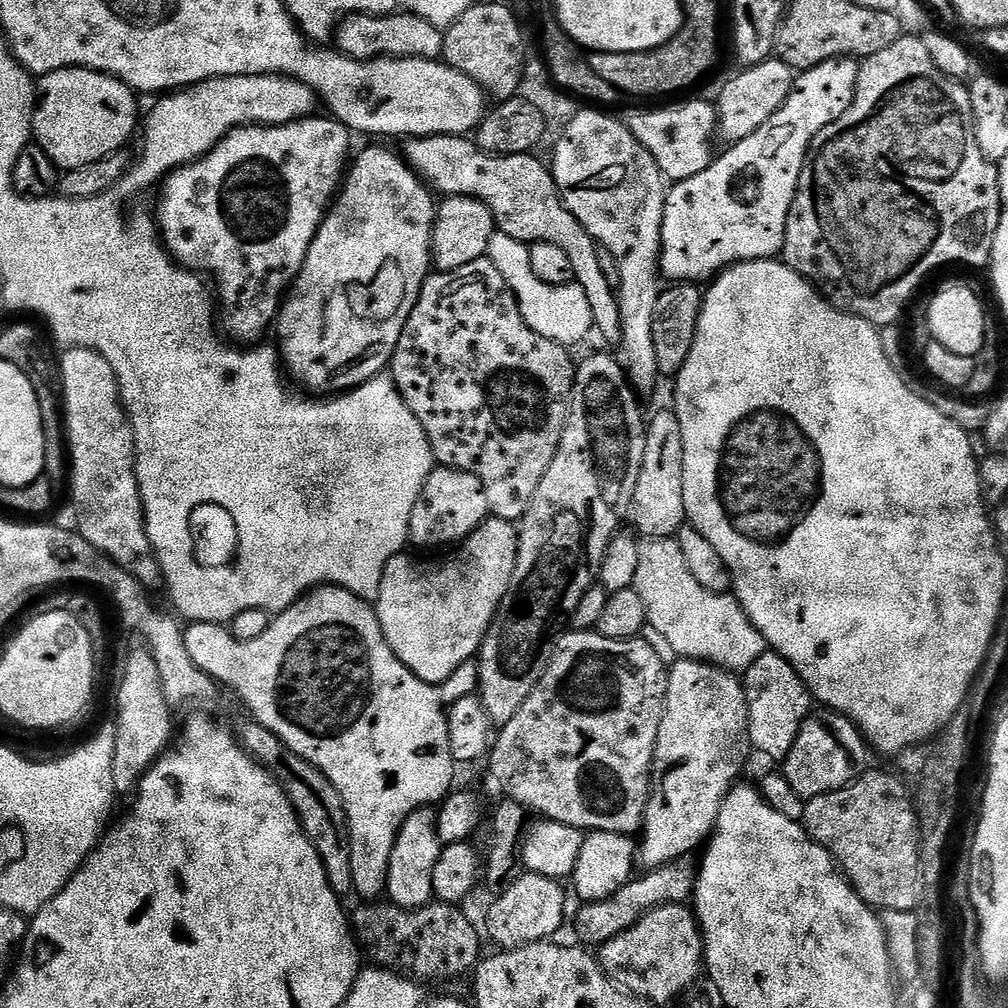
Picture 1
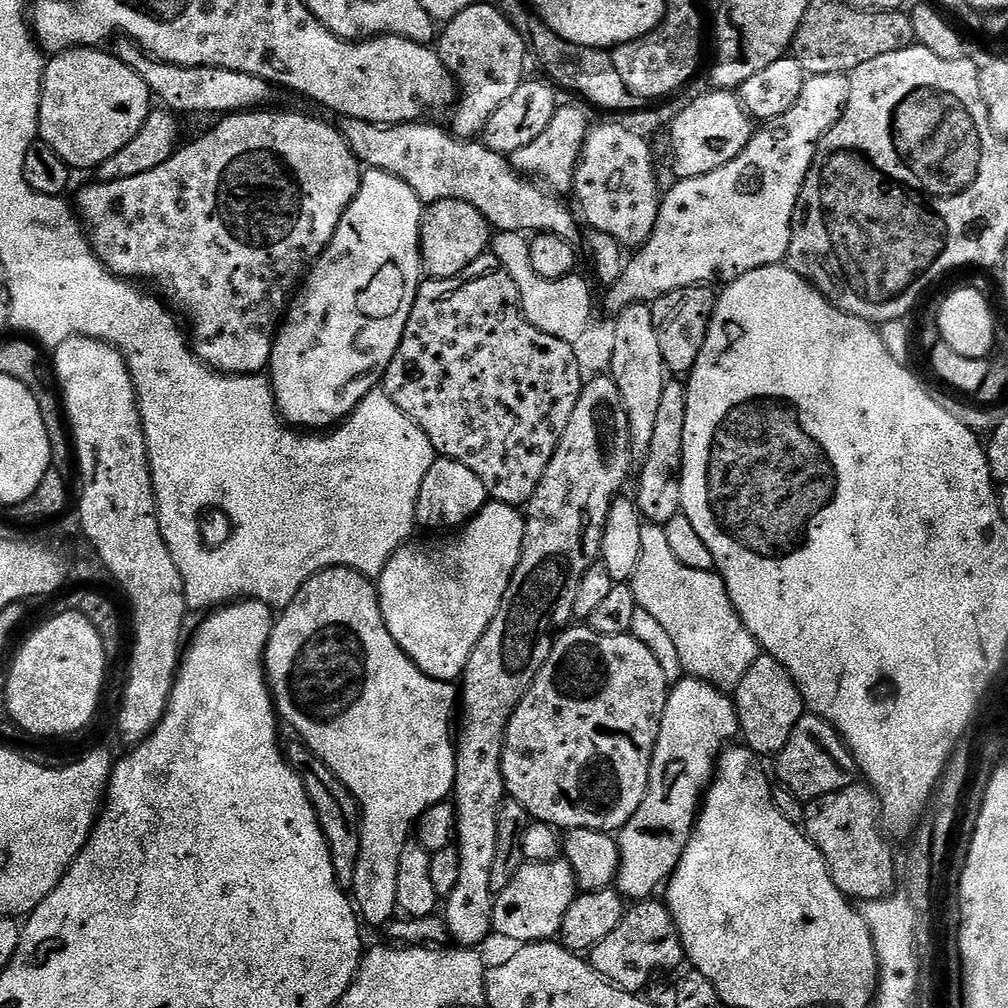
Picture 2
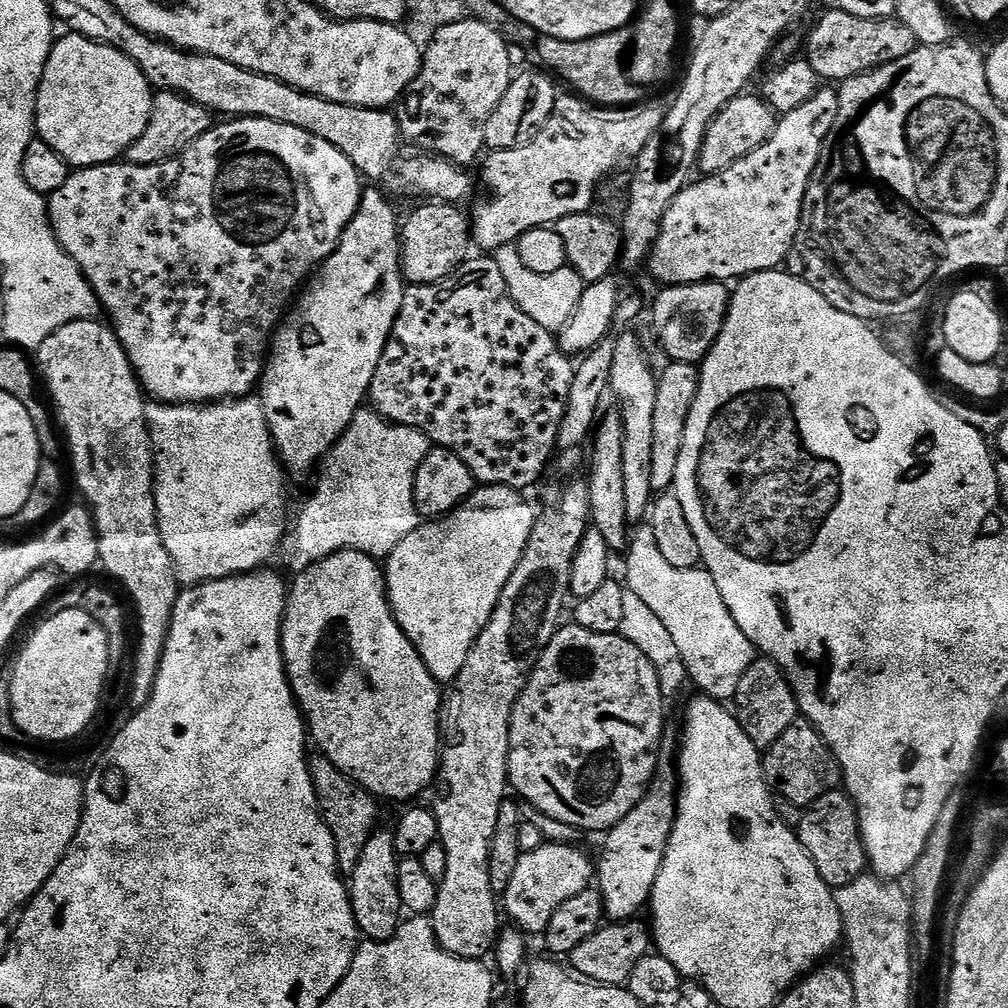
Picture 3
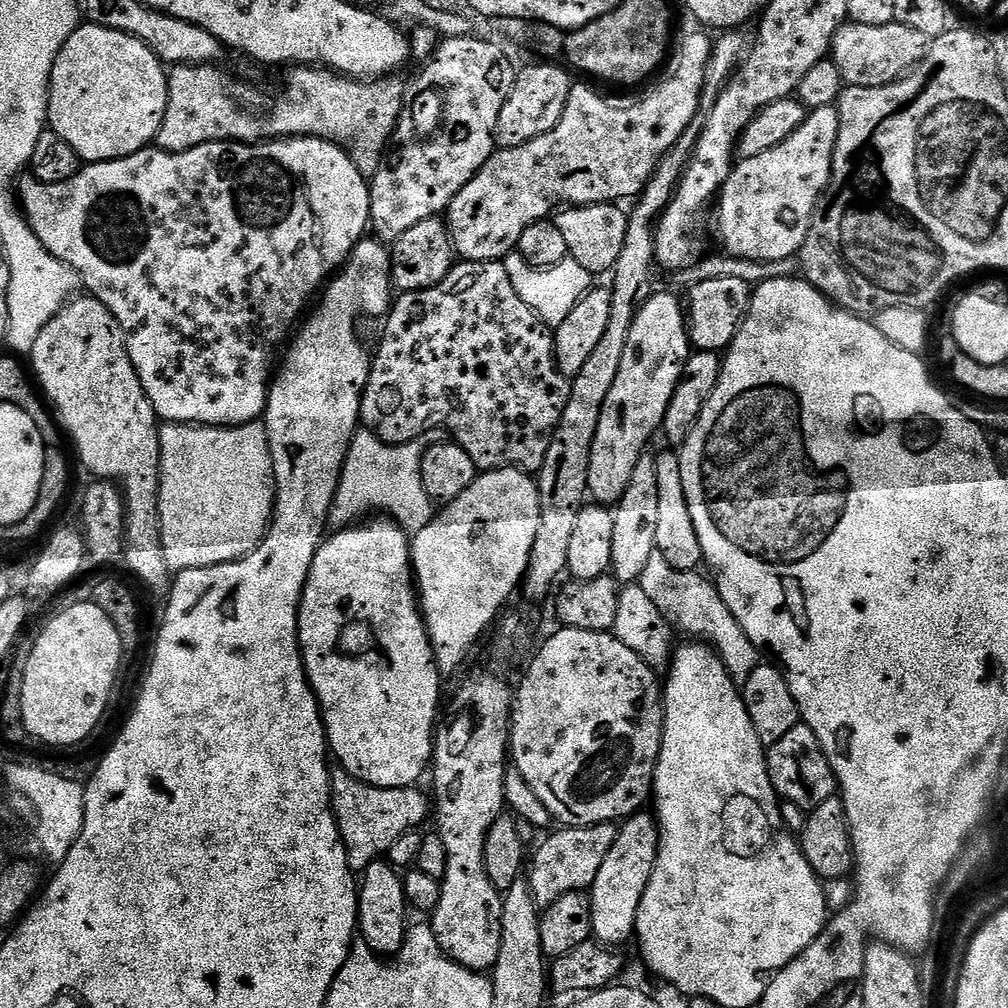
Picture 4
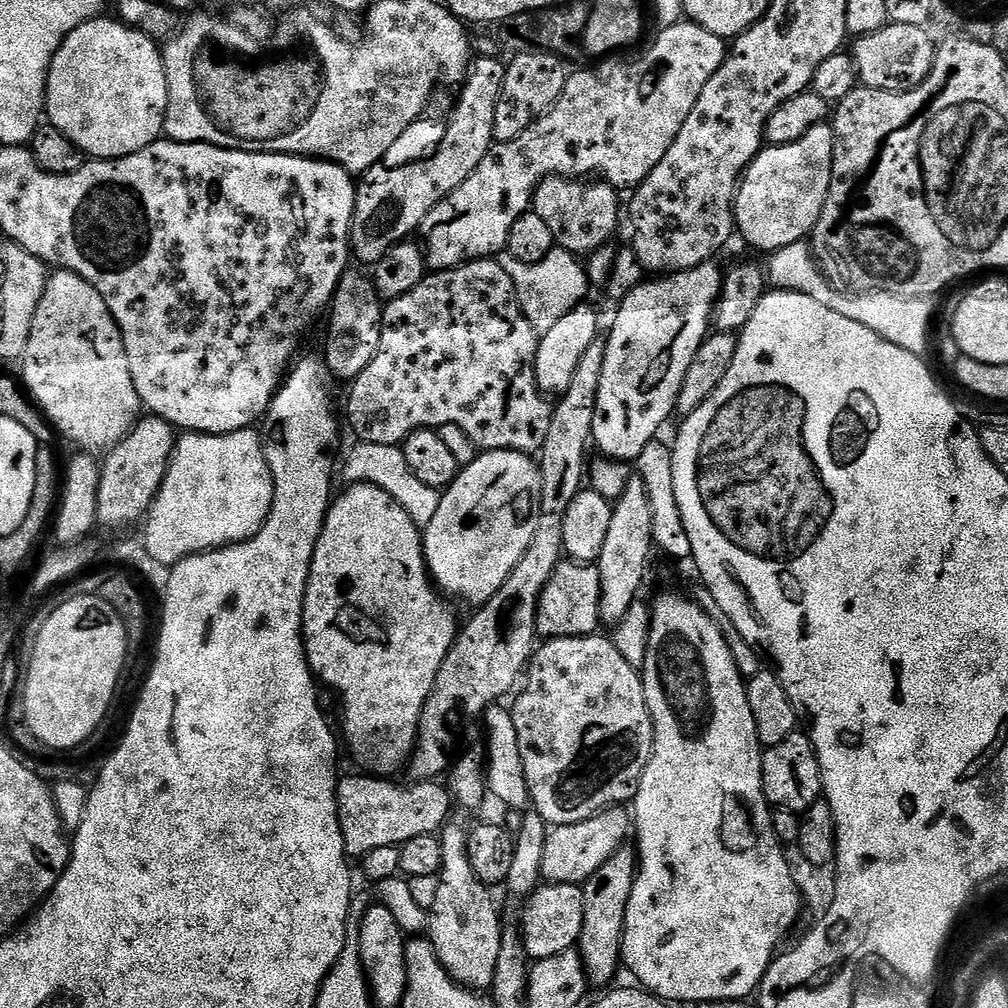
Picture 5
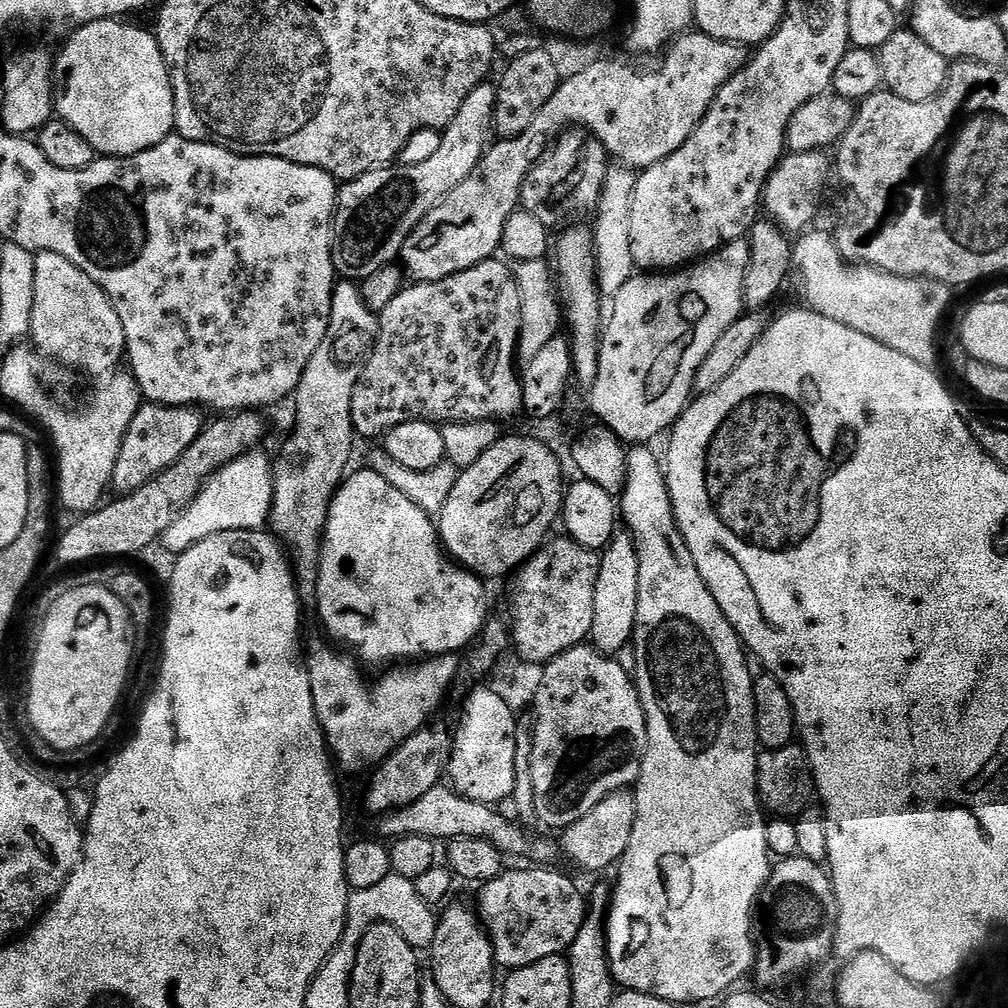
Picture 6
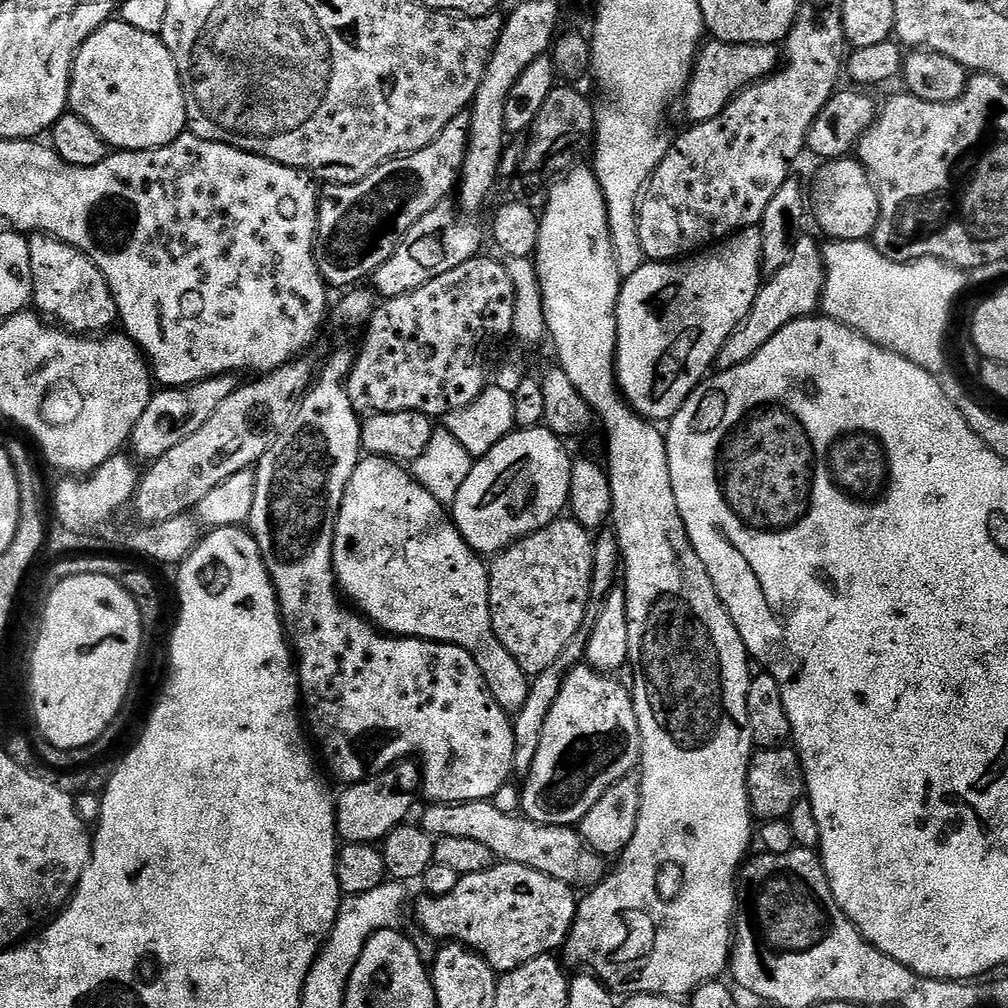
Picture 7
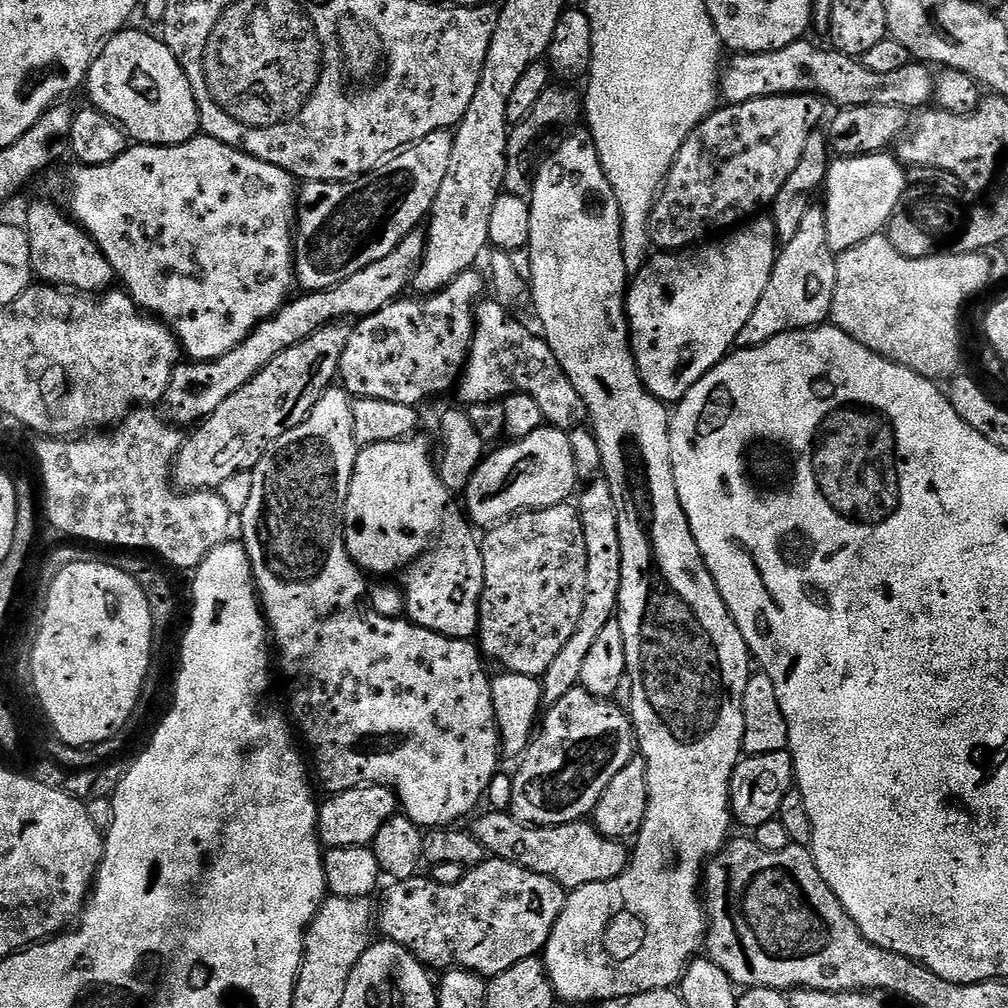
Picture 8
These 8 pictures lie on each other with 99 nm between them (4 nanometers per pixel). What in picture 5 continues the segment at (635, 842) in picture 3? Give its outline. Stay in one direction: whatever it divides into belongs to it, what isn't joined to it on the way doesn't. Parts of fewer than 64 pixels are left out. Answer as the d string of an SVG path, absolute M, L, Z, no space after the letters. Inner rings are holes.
M635 847L619 848L599 870L594 870L591 878L583 884L584 913L582 914L582 934L578 951L584 969L588 975L589 985L607 989L616 971L621 971L622 957L620 951L624 945L624 923L626 906L634 890L638 871L638 852Z

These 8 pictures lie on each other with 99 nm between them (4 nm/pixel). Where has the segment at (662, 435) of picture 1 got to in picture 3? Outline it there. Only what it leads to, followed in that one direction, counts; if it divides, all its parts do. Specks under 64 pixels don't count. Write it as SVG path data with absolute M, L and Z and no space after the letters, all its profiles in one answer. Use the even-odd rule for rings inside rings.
M686 362L665 363L664 373L659 373L654 398L654 451L650 457L650 486L653 493L667 493L676 483L678 454L682 454L682 438L686 434L686 418L700 385L700 370Z

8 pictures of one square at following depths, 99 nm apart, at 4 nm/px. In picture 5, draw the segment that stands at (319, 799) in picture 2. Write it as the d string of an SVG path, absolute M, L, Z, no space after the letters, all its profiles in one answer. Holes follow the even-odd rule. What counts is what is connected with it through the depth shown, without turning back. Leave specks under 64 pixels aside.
M375 774L359 775L341 775L336 785L342 842L349 857L362 858L382 846L399 848L410 842L410 838L439 833L449 823L454 801L443 783L412 782L409 788L395 788L391 779Z

